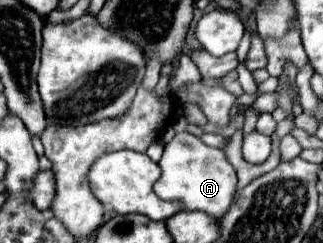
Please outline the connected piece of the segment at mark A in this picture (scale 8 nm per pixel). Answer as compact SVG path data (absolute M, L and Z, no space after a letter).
M185 120L173 122L175 138L165 144L163 158L159 160L161 178L155 182L155 194L163 200L181 202L183 210L199 210L211 214L215 218L223 216L229 204L235 198L237 176L233 166L227 162L227 156L219 148L211 148L203 144L197 136L187 132Z

